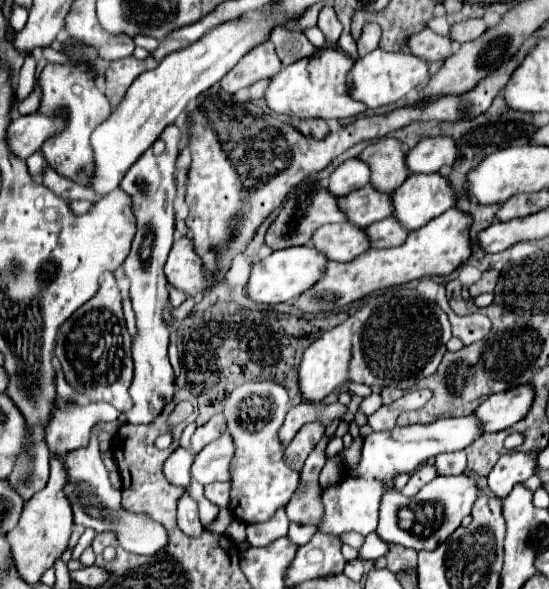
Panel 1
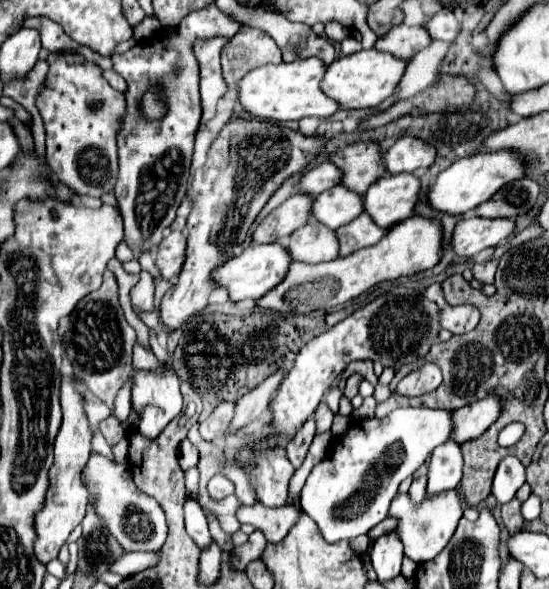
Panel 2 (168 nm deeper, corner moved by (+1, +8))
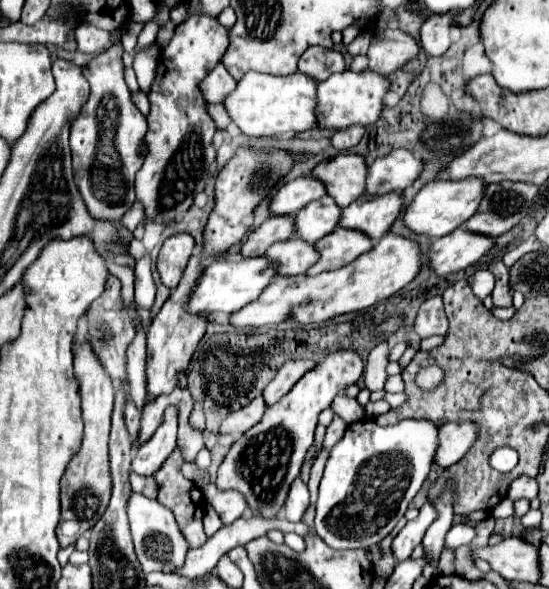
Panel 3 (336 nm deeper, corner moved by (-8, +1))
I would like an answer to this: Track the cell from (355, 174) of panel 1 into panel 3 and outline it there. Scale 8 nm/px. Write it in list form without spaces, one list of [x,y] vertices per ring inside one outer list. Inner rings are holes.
[[[314,176],[296,178],[292,182],[286,182],[278,190],[274,200],[270,202],[270,210],[272,210],[272,214],[294,214],[302,206],[306,206],[312,200],[322,198],[326,194],[328,194],[326,186],[318,178],[314,178]]]

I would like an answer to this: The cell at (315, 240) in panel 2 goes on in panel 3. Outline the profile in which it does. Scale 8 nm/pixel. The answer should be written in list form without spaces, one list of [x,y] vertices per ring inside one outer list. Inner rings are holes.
[[[292,236],[288,242],[270,246],[266,256],[278,268],[278,274],[306,274],[320,260],[316,246],[300,236]]]

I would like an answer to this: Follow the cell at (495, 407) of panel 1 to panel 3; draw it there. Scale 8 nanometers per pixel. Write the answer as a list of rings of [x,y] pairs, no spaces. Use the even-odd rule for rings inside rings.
[[[458,420],[440,426],[440,450],[436,452],[436,464],[450,468],[460,462],[464,454],[474,446],[480,428],[476,422]]]

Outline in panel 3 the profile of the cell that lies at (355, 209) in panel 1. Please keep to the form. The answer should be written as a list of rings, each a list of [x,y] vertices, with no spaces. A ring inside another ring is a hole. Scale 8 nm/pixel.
[[[324,196],[298,210],[296,234],[314,244],[326,234],[334,232],[340,226],[340,220],[342,220],[342,208],[330,196]]]

